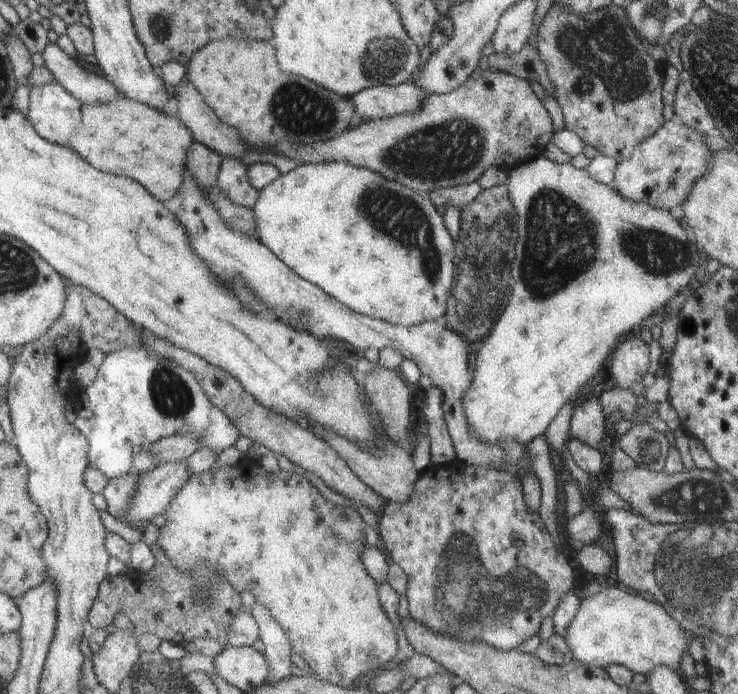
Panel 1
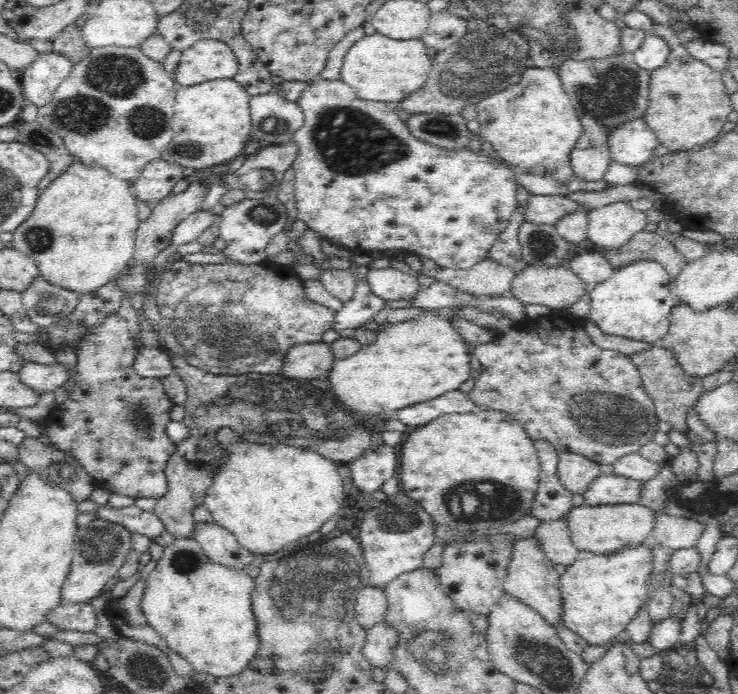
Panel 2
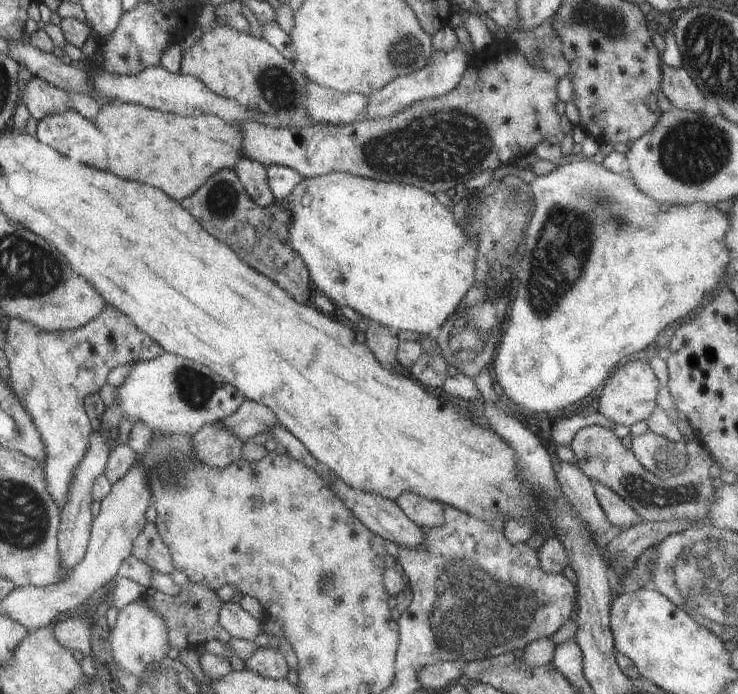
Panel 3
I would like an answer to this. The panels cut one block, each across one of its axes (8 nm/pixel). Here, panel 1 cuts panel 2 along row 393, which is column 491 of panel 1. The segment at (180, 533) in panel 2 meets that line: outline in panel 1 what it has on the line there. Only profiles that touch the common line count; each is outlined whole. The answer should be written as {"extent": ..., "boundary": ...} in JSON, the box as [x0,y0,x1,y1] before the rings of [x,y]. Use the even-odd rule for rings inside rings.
{"extent":[442,185,516,344],"boundary":[[[495,185],[490,189],[482,189],[478,197],[472,204],[470,204],[467,208],[464,208],[464,211],[461,211],[461,230],[459,233],[459,238],[454,242],[455,244],[455,256],[453,259],[453,268],[454,268],[454,285],[451,289],[450,297],[448,298],[446,307],[445,307],[445,315],[442,321],[446,324],[447,327],[450,327],[456,333],[459,333],[468,344],[476,341],[482,341],[490,332],[492,328],[495,326],[495,323],[499,320],[498,316],[500,316],[500,312],[505,310],[507,303],[509,302],[509,296],[511,295],[512,286],[508,286],[508,280],[510,280],[510,266],[512,266],[512,260],[514,260],[514,246],[516,246],[516,214],[514,208],[512,207],[511,201],[509,200],[509,195],[505,185]]]}

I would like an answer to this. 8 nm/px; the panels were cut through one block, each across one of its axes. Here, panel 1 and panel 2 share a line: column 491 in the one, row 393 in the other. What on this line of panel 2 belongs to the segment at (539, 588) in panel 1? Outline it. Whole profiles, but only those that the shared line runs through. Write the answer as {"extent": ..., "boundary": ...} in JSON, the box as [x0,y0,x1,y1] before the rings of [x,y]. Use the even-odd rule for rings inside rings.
{"extent":[469,310,658,465],"boundary":[[[551,310],[547,315],[528,318],[522,320],[521,324],[513,326],[509,331],[498,334],[493,337],[491,342],[482,343],[472,349],[472,353],[480,360],[481,368],[477,378],[475,379],[475,387],[469,392],[470,399],[476,405],[477,411],[484,410],[502,410],[509,414],[511,418],[518,420],[532,441],[546,441],[550,445],[555,446],[559,454],[582,454],[590,458],[598,465],[614,465],[620,461],[626,454],[638,453],[641,446],[653,441],[654,435],[658,431],[657,414],[655,413],[655,405],[650,396],[646,395],[646,391],[642,386],[641,376],[636,365],[631,361],[630,356],[626,356],[620,351],[614,349],[606,349],[599,347],[591,341],[590,335],[586,332],[585,325],[578,317],[566,317],[561,313],[554,313]]]}

